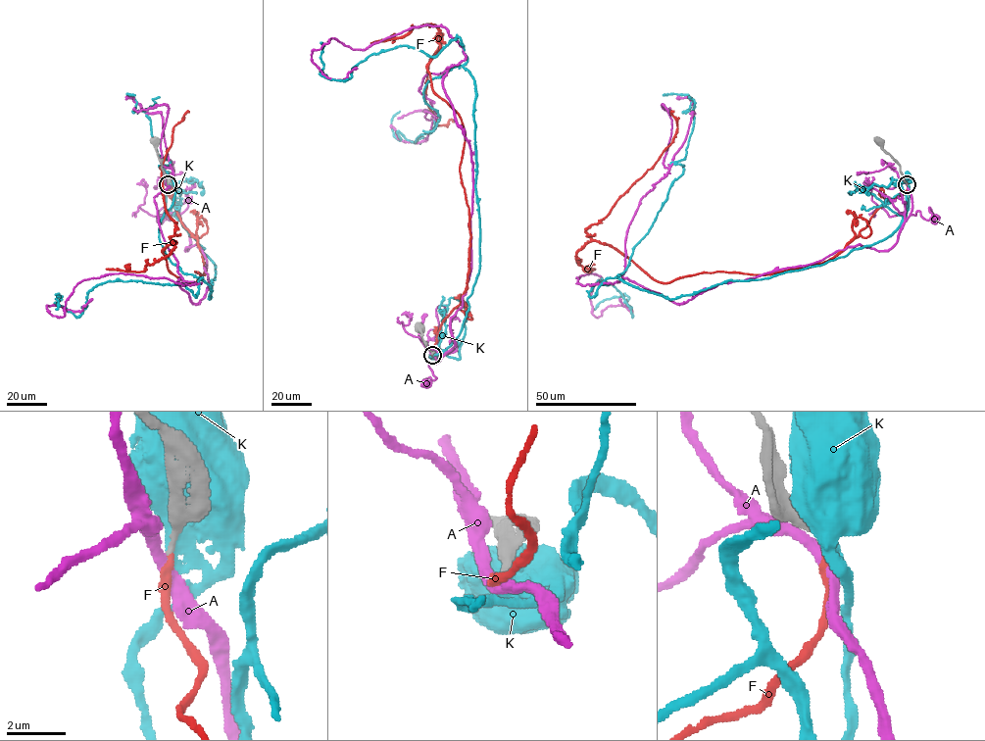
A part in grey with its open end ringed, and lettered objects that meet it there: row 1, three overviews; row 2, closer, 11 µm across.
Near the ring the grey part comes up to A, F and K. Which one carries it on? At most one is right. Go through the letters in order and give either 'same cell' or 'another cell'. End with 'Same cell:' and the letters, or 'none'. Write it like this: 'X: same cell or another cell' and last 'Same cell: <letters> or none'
A: another cell
F: same cell
K: another cell
Same cell: F

